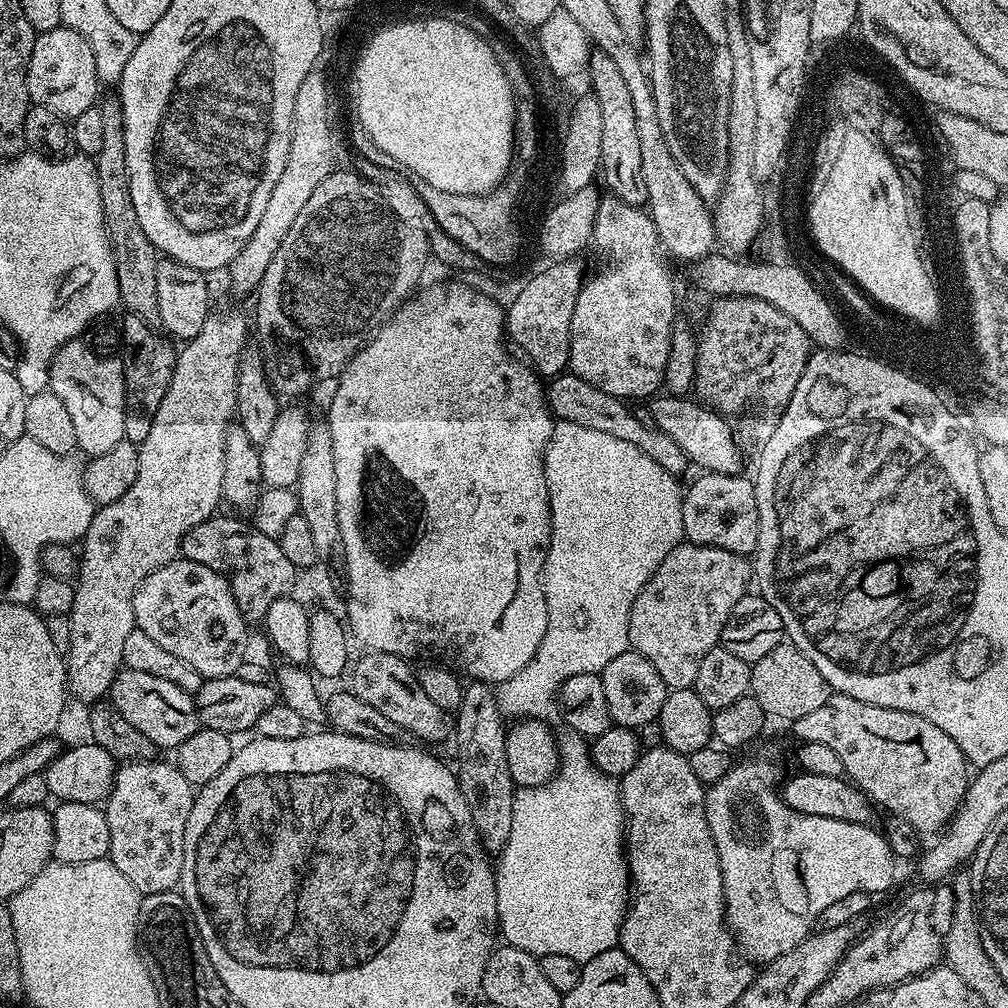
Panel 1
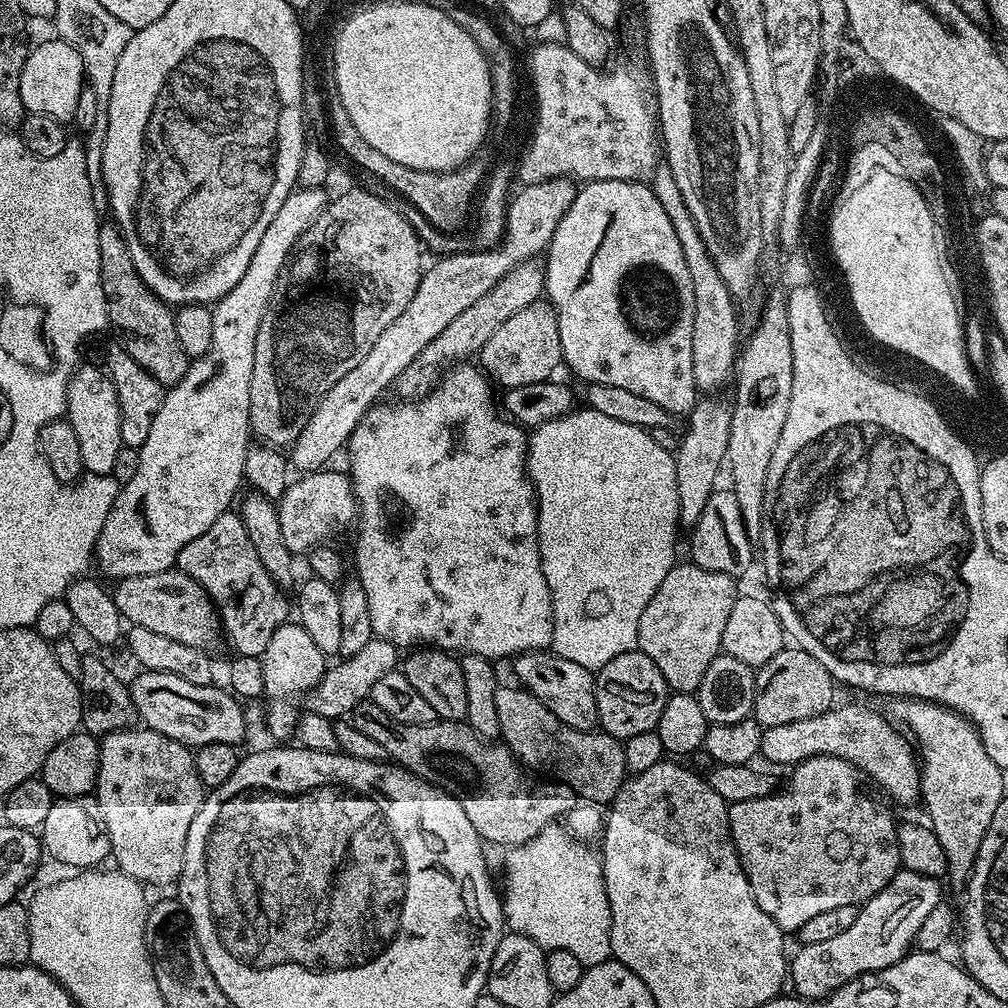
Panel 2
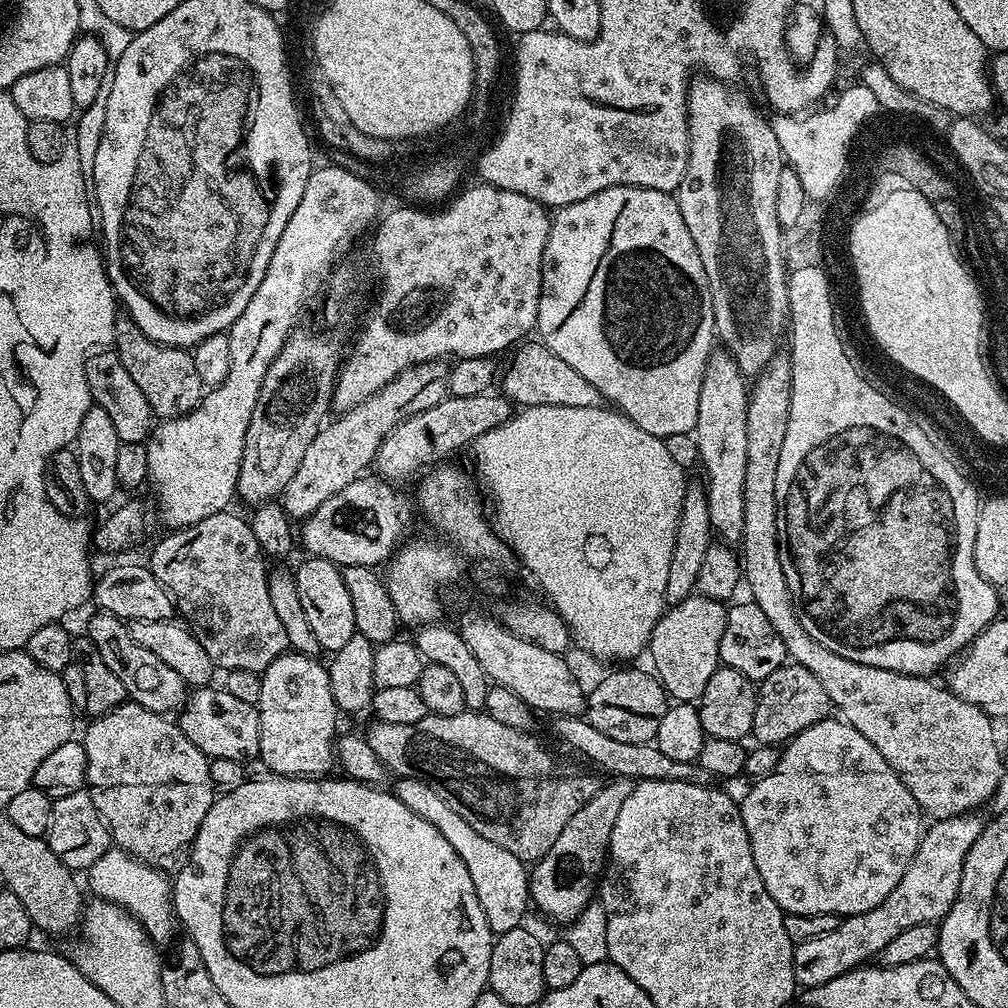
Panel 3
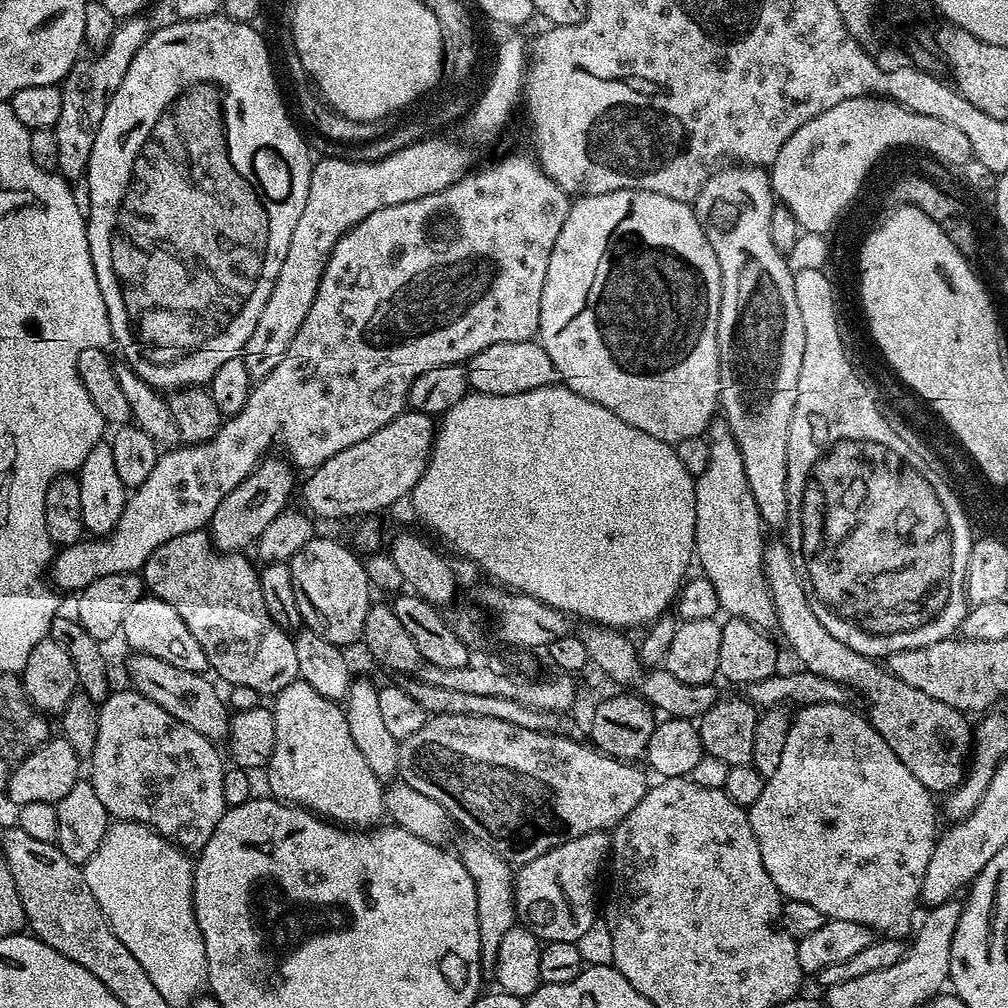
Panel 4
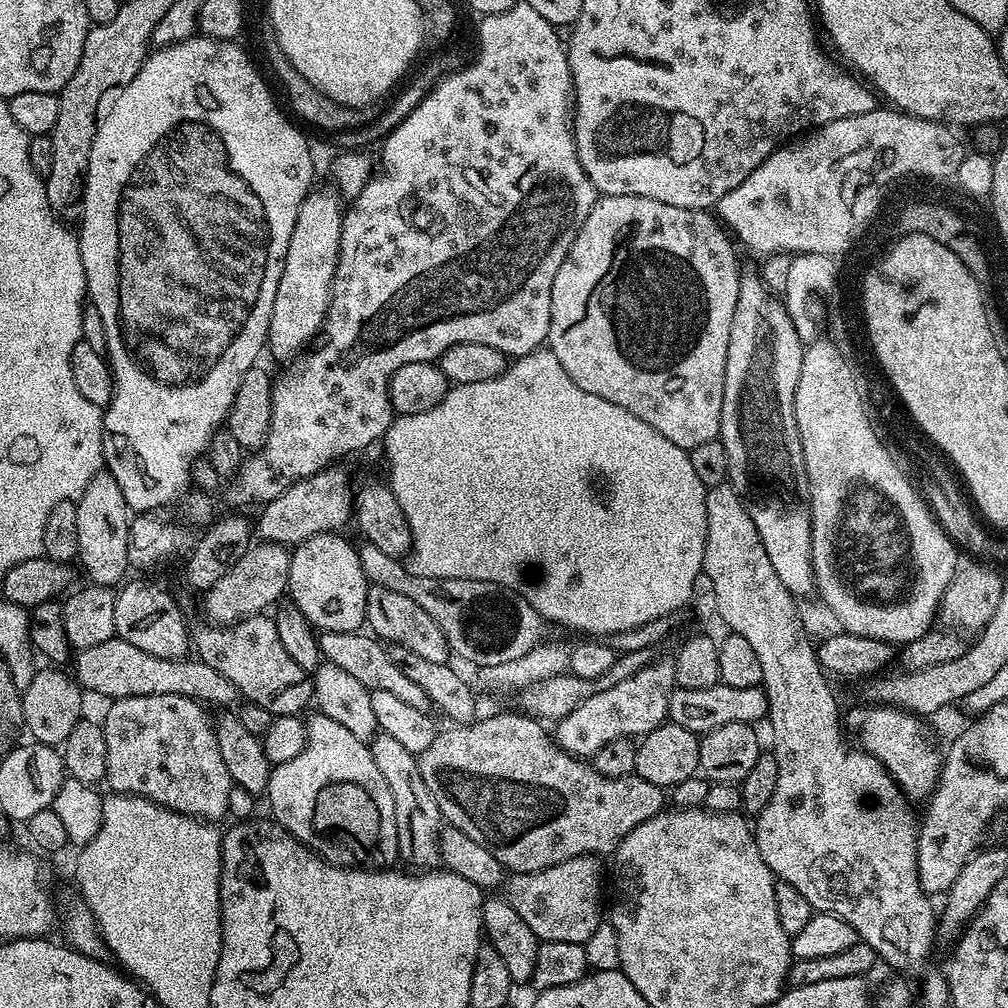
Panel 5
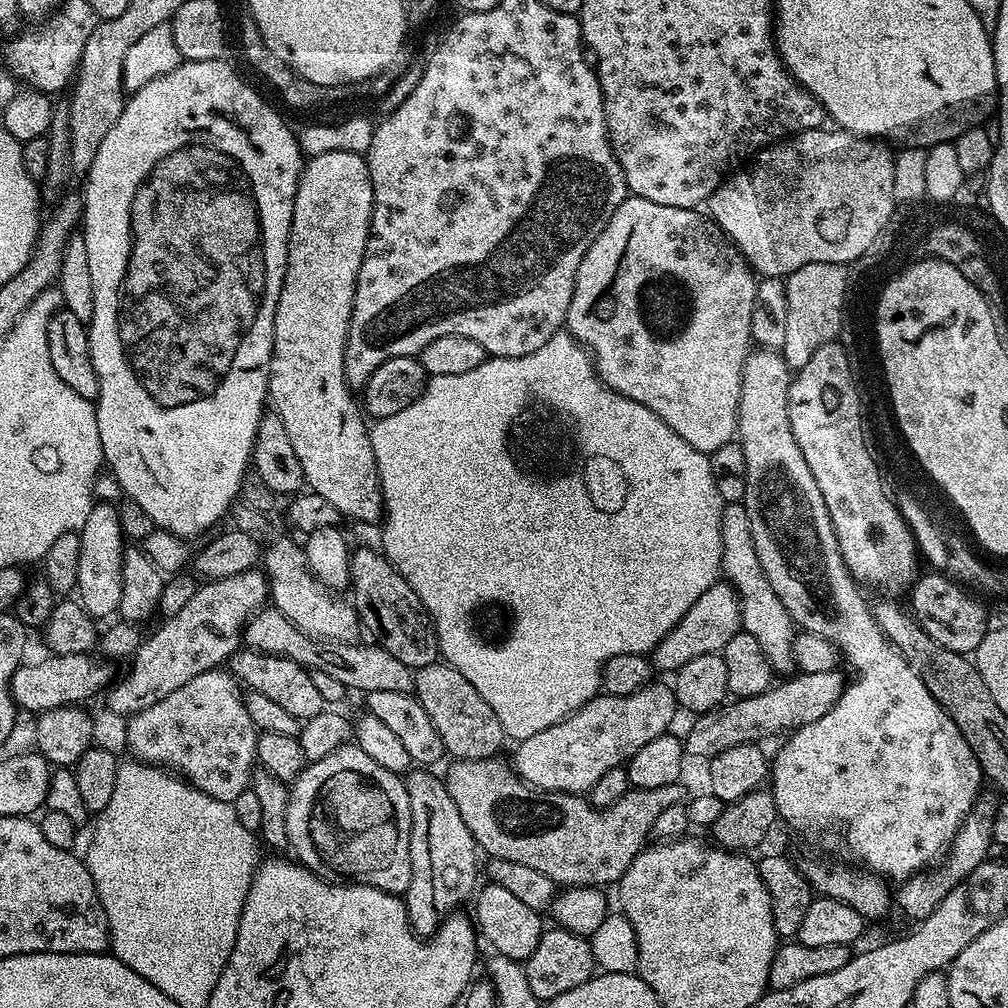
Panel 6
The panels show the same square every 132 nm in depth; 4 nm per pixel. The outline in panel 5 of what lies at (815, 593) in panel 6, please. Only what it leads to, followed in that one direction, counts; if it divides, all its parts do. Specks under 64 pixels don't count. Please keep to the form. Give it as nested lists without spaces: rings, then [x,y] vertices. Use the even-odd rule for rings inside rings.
[[[741,275],[738,286],[738,310],[734,312],[734,326],[730,328],[730,347],[726,350],[726,374],[724,375],[724,389],[722,390],[722,418],[720,419],[719,440],[722,446],[726,446],[726,458],[728,459],[728,480],[740,499],[748,506],[750,518],[754,518],[754,526],[758,530],[758,538],[762,538],[762,546],[766,546],[766,555],[770,558],[770,566],[774,566],[774,574],[782,581],[782,586],[790,590],[797,598],[813,595],[816,587],[816,578],[812,569],[812,508],[808,502],[808,479],[806,478],[806,466],[802,454],[802,442],[796,425],[794,414],[794,394],[798,386],[798,374],[802,374],[802,358],[804,357],[805,341],[798,338],[798,330],[794,330],[794,322],[790,318],[787,306],[783,299],[774,294],[764,284],[759,275]],[[886,704],[863,707],[852,708],[849,712],[847,709],[842,720],[847,735],[882,764],[909,801],[927,801],[940,780],[942,763],[941,749],[936,749],[931,730],[924,725],[927,723],[903,708],[890,708]]]

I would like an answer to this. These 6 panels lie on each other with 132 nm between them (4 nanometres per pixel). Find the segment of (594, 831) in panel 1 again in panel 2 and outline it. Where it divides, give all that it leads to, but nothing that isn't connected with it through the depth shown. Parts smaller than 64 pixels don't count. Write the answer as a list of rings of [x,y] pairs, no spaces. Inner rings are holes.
[[[554,823],[542,830],[542,834],[530,838],[530,842],[507,849],[506,855],[502,903],[504,923],[511,931],[530,938],[548,952],[570,950],[585,966],[601,964],[611,957],[610,902],[606,898],[602,856],[597,849],[595,852],[587,843],[577,842],[566,827]]]

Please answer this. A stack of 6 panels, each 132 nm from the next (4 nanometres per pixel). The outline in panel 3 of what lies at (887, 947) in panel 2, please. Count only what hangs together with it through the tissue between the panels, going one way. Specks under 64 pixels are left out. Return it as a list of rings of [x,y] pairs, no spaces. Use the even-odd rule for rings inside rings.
[[[969,814],[966,816],[955,816],[954,818],[942,818],[932,820],[923,829],[920,837],[920,845],[906,870],[902,874],[902,882],[890,890],[890,898],[874,910],[866,910],[857,916],[846,916],[841,919],[837,928],[830,930],[830,934],[822,934],[818,938],[810,938],[806,942],[795,945],[792,950],[792,961],[794,962],[794,978],[801,989],[822,986],[822,982],[830,982],[830,978],[838,978],[838,974],[846,974],[852,968],[867,965],[874,956],[879,957],[885,946],[902,930],[907,930],[910,926],[919,924],[930,924],[943,920],[944,915],[954,906],[954,898],[958,898],[958,886],[962,882],[962,866],[966,862],[966,854],[970,854],[970,846],[982,834],[985,826],[983,819],[979,820],[979,815]]]

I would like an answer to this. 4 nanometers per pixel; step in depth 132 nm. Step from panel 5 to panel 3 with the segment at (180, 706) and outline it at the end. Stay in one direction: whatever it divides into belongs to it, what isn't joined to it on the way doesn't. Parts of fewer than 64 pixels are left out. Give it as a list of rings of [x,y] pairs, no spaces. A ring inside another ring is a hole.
[[[119,704],[105,716],[97,716],[82,735],[86,750],[86,791],[94,798],[98,814],[108,823],[112,844],[151,868],[175,874],[188,860],[192,843],[210,810],[214,789],[210,782],[210,760],[182,734],[179,723],[167,715],[146,710],[141,704]]]

